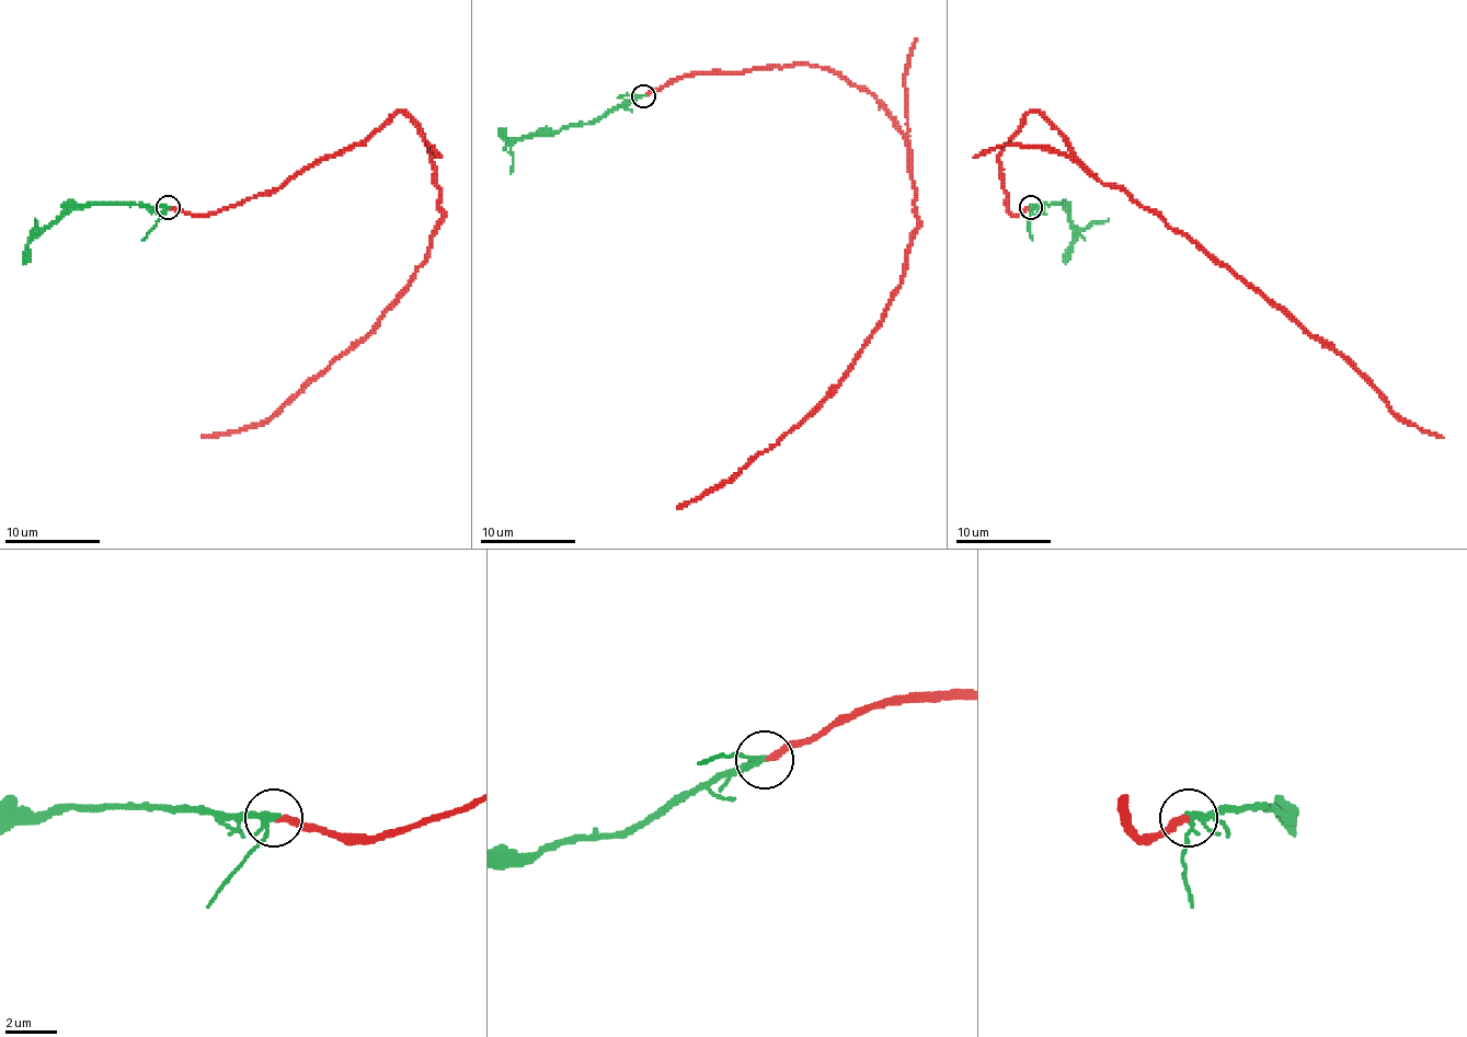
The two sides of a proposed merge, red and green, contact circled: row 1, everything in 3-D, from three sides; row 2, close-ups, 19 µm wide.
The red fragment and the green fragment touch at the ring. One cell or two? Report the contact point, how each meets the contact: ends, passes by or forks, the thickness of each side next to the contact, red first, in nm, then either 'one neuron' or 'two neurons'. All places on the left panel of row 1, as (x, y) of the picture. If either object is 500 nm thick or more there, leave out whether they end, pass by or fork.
at (168, 207); red ends there; green passes by; 240 nm thick on the red side, 240 nm on the other; one neuron

